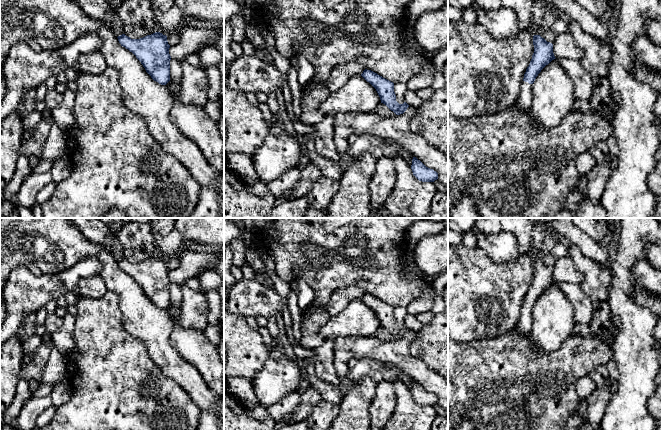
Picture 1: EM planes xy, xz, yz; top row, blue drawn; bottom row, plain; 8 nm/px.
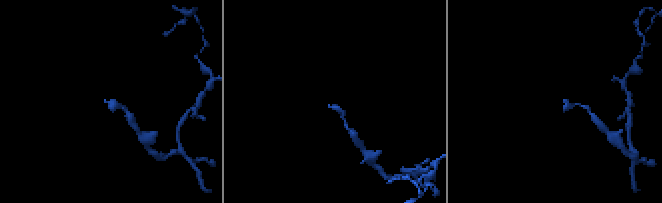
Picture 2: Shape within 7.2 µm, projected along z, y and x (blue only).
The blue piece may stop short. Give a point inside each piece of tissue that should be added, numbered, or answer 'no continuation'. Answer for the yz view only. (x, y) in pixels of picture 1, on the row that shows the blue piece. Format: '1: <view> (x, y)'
1: yz (523, 103)

